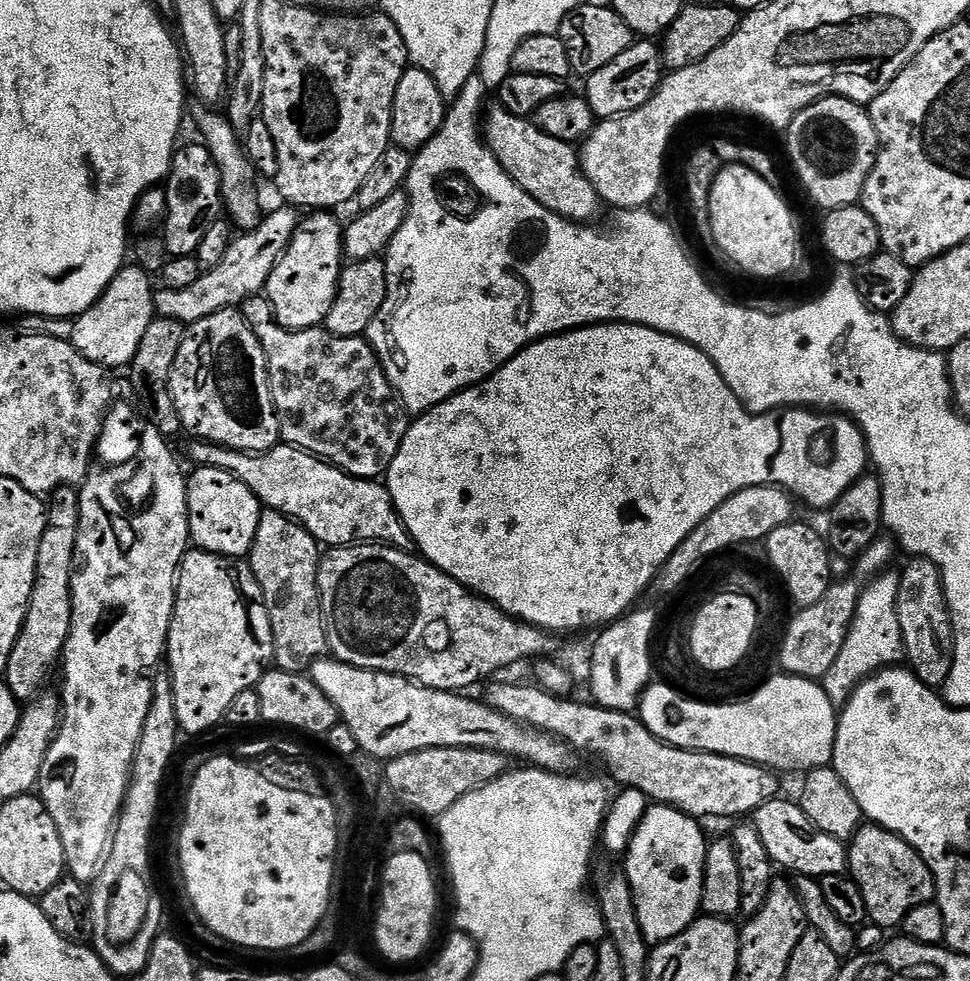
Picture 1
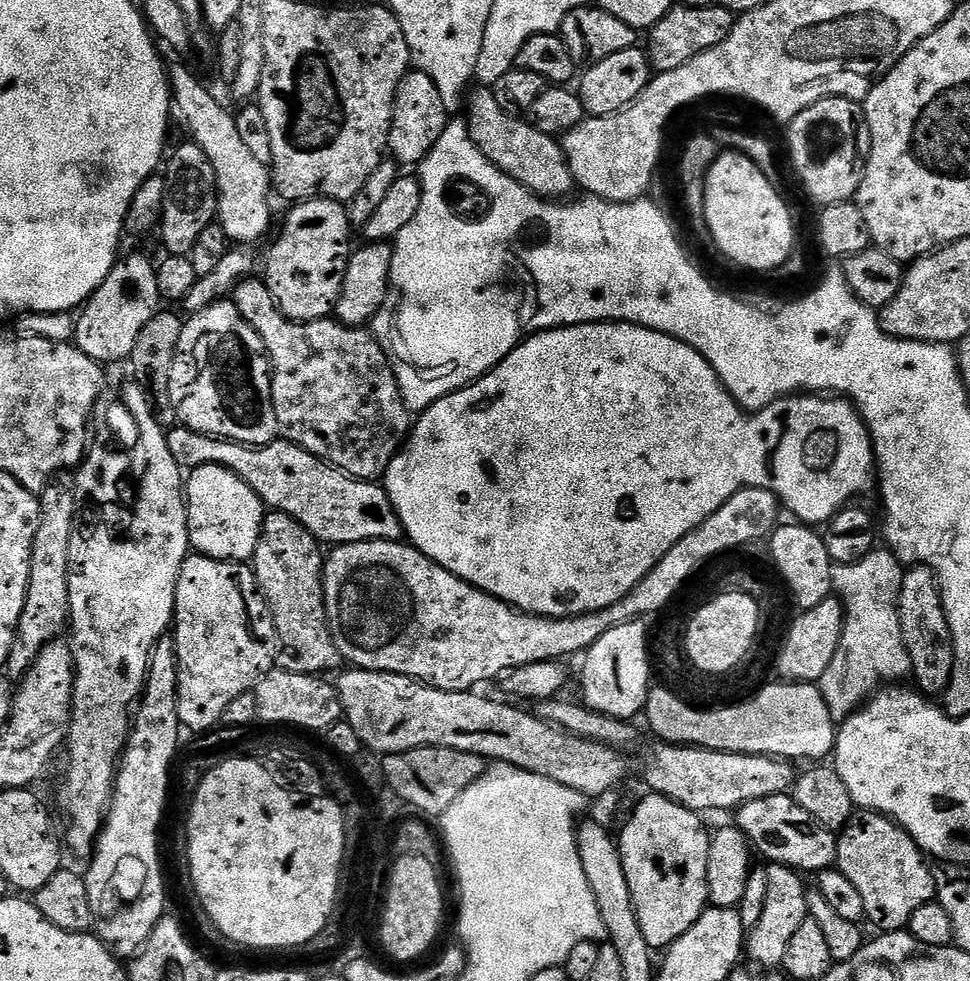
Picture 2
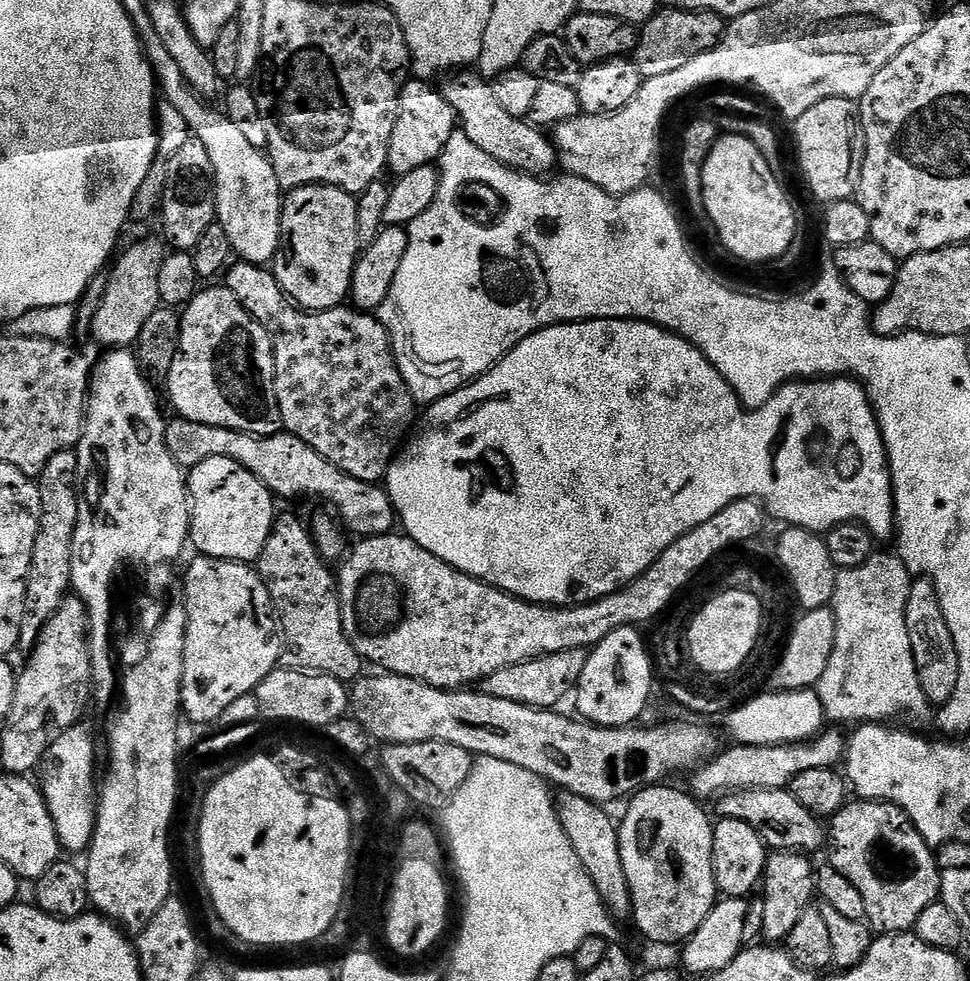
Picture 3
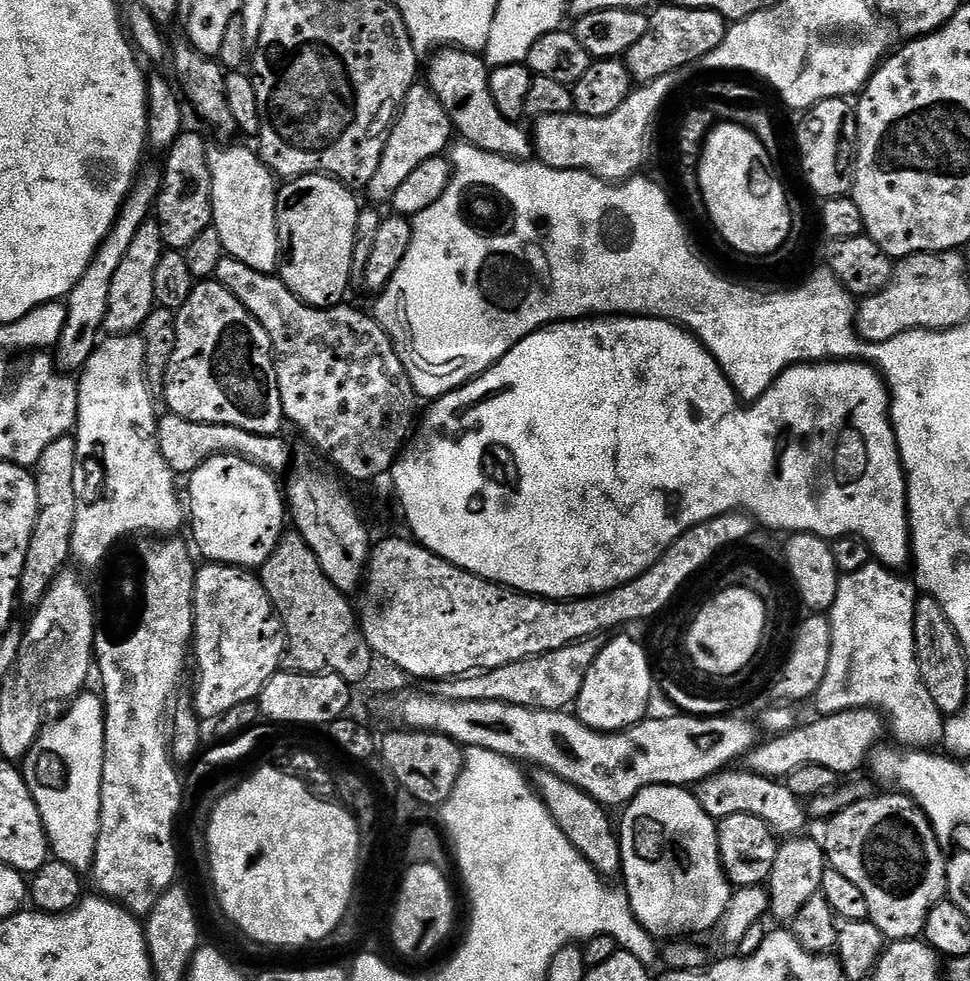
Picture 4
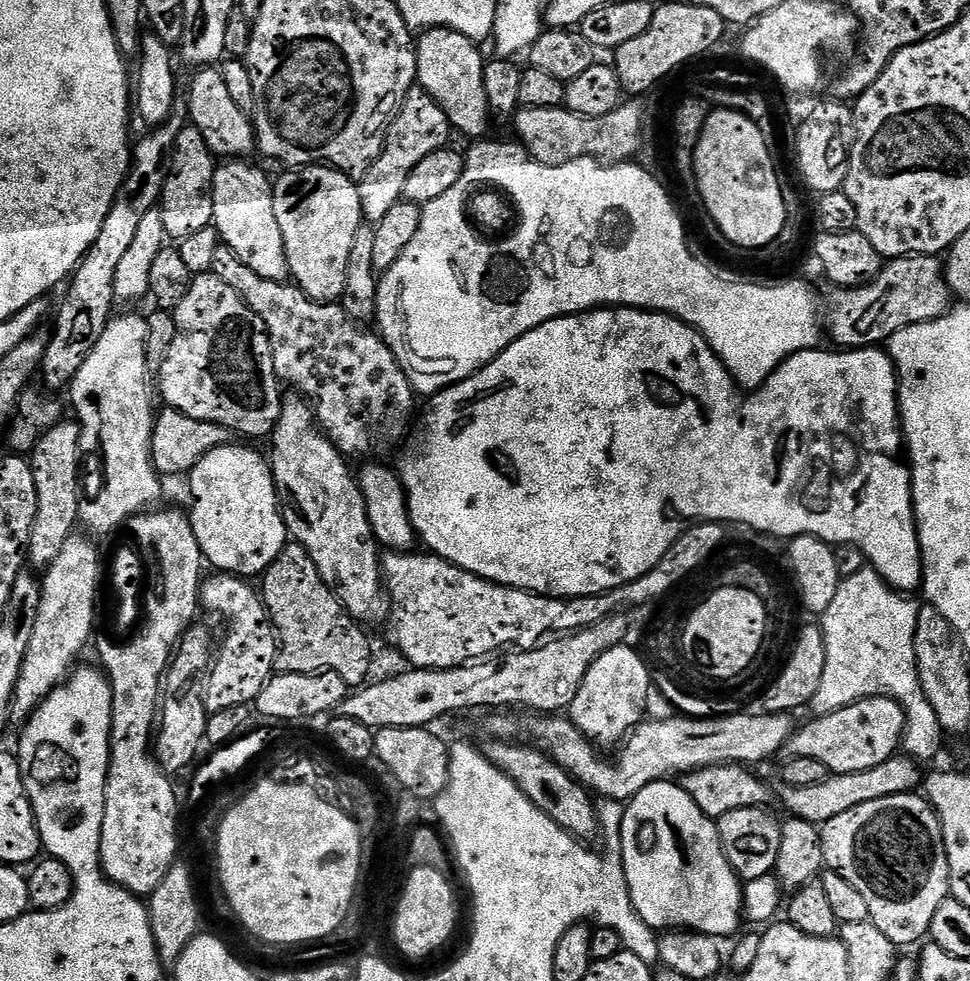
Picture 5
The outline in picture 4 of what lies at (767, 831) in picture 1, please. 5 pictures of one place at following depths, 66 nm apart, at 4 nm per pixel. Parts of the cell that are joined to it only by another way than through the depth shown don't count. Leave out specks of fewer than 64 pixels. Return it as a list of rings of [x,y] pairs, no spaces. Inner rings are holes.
[[[736,770],[718,772],[715,776],[706,778],[700,784],[695,785],[694,793],[702,806],[702,810],[712,816],[713,820],[717,822],[725,820],[726,818],[730,818],[730,814],[754,814],[754,818],[760,818],[762,822],[766,822],[777,837],[791,838],[795,835],[801,835],[805,831],[804,826],[806,822],[808,823],[805,805],[794,794],[790,793],[785,783],[768,779],[765,776],[754,776],[751,774],[739,776],[738,773],[732,771]]]

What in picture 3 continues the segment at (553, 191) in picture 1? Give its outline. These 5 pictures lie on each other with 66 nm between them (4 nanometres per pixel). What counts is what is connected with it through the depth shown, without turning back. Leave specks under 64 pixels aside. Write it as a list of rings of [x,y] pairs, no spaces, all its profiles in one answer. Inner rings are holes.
[[[464,70],[459,74],[453,75],[452,81],[448,85],[443,85],[442,91],[446,102],[450,102],[450,106],[456,111],[459,131],[466,134],[466,138],[470,138],[470,142],[474,142],[474,146],[478,146],[478,150],[482,150],[482,154],[490,154],[490,158],[494,158],[500,164],[505,164],[508,168],[514,168],[518,172],[527,172],[529,176],[544,178],[549,175],[548,172],[558,164],[558,154],[554,149],[553,143],[548,140],[543,131],[539,128],[533,128],[527,119],[519,120],[513,118],[511,114],[506,114],[506,110],[502,110],[502,105],[498,103],[498,98],[494,98],[494,90],[491,83],[483,76],[472,70]]]

